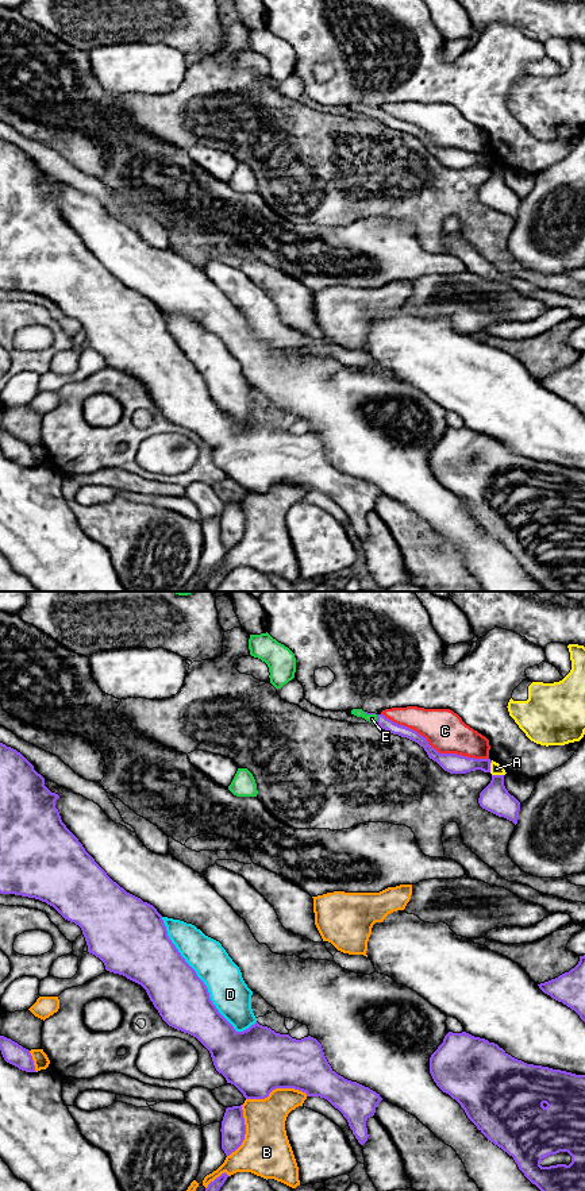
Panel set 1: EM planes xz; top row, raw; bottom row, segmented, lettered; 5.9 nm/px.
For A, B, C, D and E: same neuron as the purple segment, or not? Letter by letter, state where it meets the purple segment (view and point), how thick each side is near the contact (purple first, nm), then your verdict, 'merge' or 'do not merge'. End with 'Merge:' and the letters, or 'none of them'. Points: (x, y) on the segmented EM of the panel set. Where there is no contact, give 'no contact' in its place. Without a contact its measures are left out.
A: contact xz (489, 766); calibres 120 and 70 nm; do not merge
B: contact xz (276, 1087); calibres 400 and 240 nm; do not merge
C: contact xz (434, 748); calibres 120 and 240 nm; do not merge
D: contact xz (203, 982); calibres 320 and 220 nm; do not merge
E: contact xz (373, 713); calibres 20 and 50 nm; merge
Merge: E

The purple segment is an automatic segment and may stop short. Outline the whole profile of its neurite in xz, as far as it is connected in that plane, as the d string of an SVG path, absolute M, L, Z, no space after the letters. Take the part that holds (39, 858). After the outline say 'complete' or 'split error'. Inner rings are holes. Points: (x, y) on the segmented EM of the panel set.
M0 743L0 894L39 899L53 906L65 920L78 925L88 952L99 957L107 971L141 984L162 1020L169 1026L196 1037L209 1051L216 1071L246 1099L265 1099L276 1088L295 1088L307 1096L324 1098L343 1114L353 1134L363 1145L369 1138L366 1121L374 1115L377 1105L382 1101L380 1094L338 1075L328 1064L322 1044L311 1036L296 1040L258 1022L243 1032L236 1032L219 1013L204 982L169 938L157 909L113 882L66 828L55 808L58 798L59 795L45 786L45 778L20 752Z; complete

